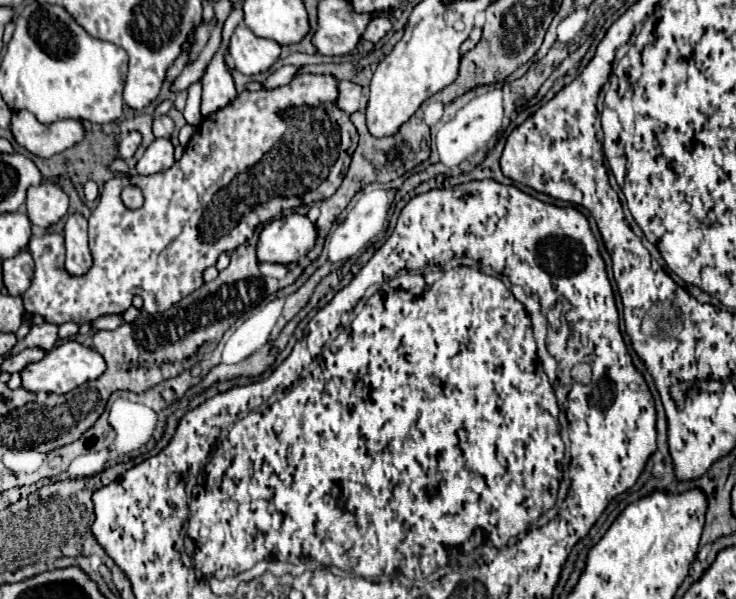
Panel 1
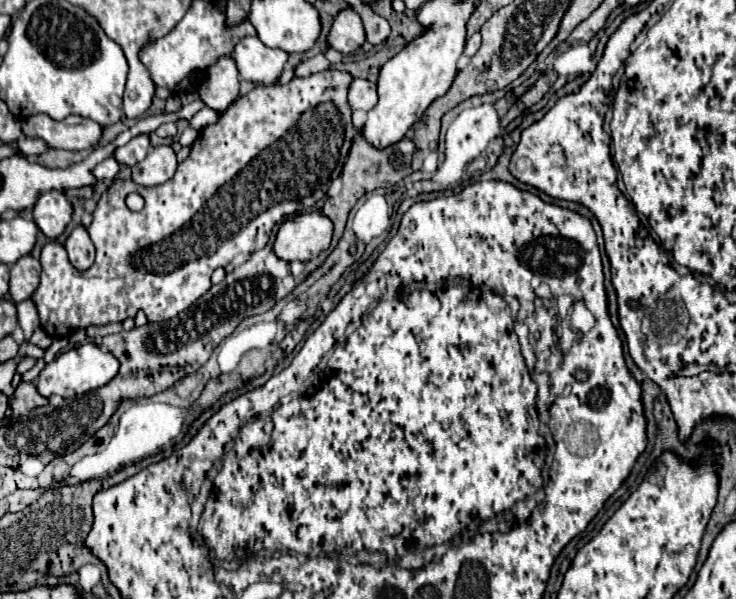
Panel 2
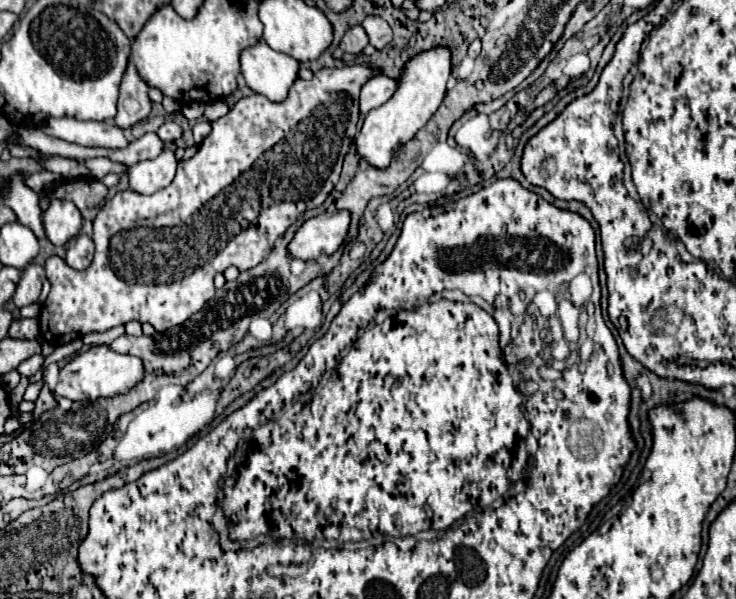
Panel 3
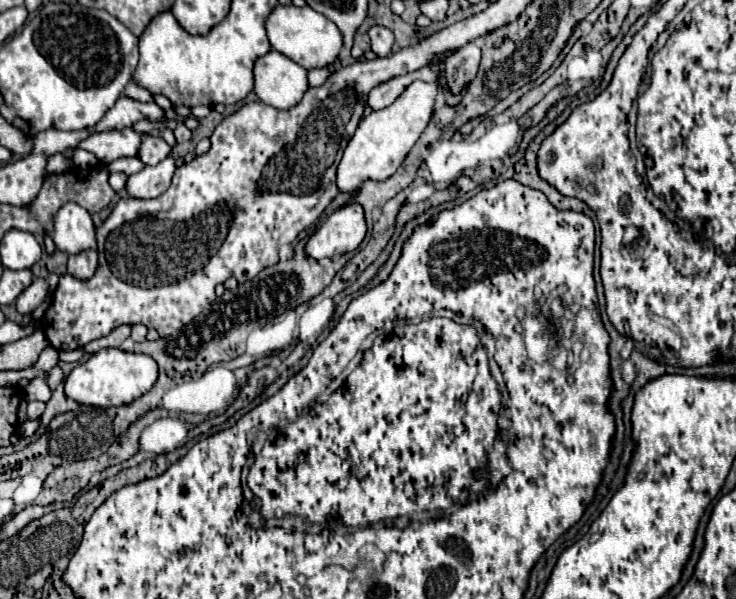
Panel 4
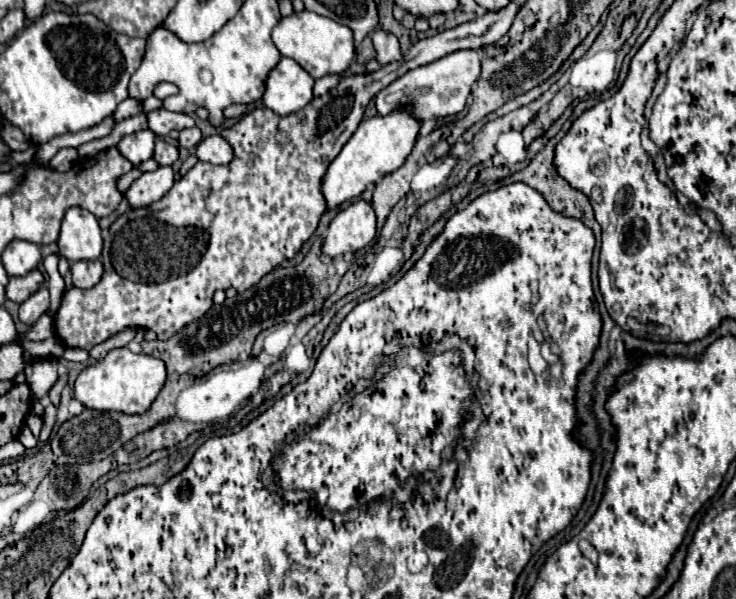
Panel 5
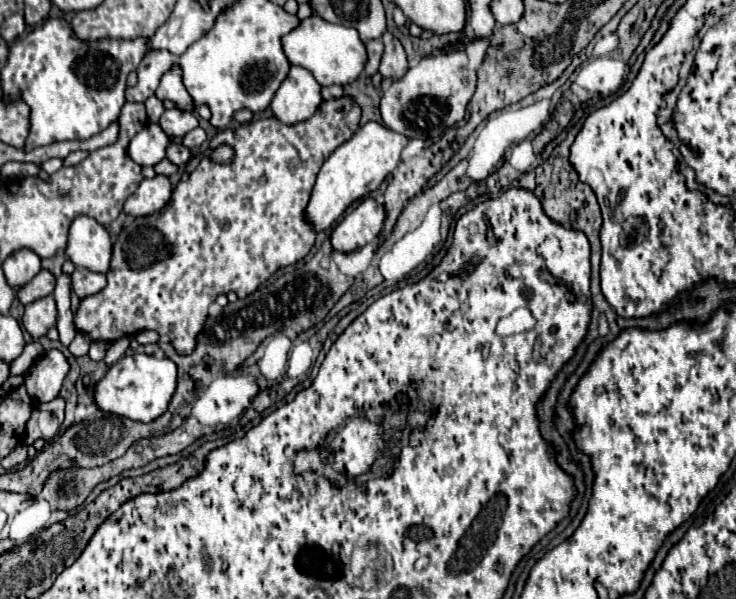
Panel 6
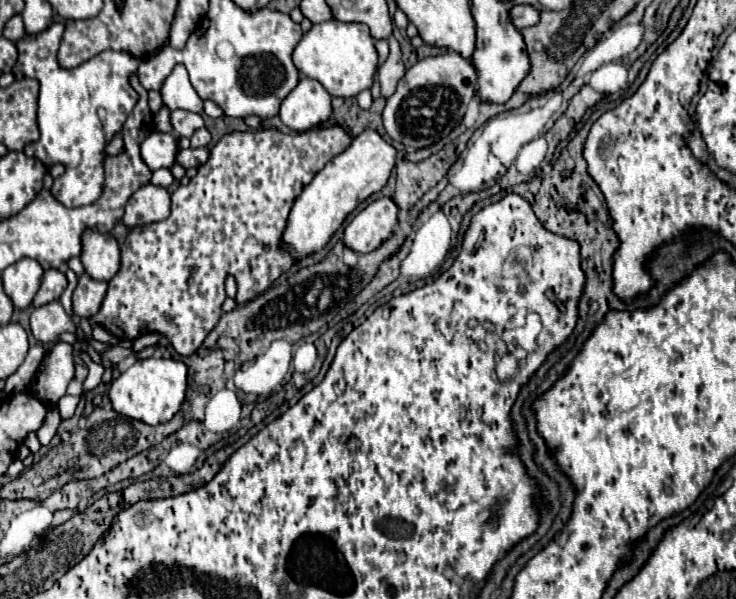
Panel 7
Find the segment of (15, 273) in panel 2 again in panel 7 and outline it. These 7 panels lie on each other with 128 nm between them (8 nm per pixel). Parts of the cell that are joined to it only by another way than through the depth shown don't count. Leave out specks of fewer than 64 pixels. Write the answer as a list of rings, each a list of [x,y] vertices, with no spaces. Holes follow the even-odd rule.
[[[58,300],[48,302],[40,308],[34,308],[30,314],[30,328],[38,342],[54,342],[62,332],[74,332],[76,326],[72,324],[70,316],[64,312]]]

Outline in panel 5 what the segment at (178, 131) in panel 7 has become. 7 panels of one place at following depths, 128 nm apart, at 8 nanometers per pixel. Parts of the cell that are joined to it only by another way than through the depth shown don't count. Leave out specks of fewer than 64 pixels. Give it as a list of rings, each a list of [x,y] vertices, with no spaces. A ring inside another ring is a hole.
[[[166,108],[146,112],[148,126],[156,136],[166,136],[172,130],[182,130],[194,126],[194,120],[188,114],[178,114],[178,112],[168,112]]]

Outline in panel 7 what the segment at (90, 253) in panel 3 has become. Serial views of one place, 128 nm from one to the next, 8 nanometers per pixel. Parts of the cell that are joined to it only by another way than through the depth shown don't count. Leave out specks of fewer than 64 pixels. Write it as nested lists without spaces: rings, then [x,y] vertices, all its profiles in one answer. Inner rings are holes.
[[[88,274],[78,276],[78,286],[74,290],[74,314],[82,316],[82,318],[90,318],[98,312],[102,298],[106,294],[108,282],[100,282],[100,280],[92,280]]]

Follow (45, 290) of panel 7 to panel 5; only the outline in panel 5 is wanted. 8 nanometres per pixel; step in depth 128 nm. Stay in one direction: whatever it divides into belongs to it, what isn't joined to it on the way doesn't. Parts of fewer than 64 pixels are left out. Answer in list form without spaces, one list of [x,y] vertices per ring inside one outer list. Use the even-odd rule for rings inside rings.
[[[38,270],[28,272],[26,276],[12,276],[6,286],[6,298],[12,302],[24,302],[32,292],[36,292],[44,284],[44,278]]]

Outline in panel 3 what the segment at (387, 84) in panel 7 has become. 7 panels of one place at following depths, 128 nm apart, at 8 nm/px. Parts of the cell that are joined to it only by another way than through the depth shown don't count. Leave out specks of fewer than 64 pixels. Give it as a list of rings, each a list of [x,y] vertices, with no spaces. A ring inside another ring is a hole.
[[[368,16],[368,20],[364,20],[362,26],[370,38],[370,44],[378,50],[382,50],[392,40],[392,29],[380,16]]]

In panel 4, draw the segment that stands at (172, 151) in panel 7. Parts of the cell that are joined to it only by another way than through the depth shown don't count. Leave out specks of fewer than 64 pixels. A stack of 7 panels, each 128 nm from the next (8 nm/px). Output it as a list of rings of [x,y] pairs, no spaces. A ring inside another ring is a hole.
[[[122,128],[88,134],[88,138],[84,138],[78,146],[88,152],[94,152],[100,162],[110,162],[122,156],[136,156],[140,140],[142,136],[138,132],[134,132],[132,128]]]

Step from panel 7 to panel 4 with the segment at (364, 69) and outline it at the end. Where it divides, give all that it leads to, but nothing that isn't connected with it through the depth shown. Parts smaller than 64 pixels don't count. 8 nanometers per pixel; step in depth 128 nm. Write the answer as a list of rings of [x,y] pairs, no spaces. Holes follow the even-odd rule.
[[[278,4],[268,14],[266,34],[268,34],[268,40],[274,50],[292,58],[294,62],[298,62],[306,70],[324,68],[324,66],[332,64],[338,58],[338,52],[342,48],[342,34],[338,30],[338,26],[332,20],[328,20],[324,14],[312,10],[310,6],[296,8],[292,4],[290,6]]]

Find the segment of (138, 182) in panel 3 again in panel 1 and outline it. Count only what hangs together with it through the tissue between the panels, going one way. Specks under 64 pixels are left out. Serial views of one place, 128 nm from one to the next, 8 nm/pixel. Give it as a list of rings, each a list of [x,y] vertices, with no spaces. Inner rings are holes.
[[[156,138],[136,164],[138,174],[156,174],[164,172],[174,164],[174,146],[168,138]]]

